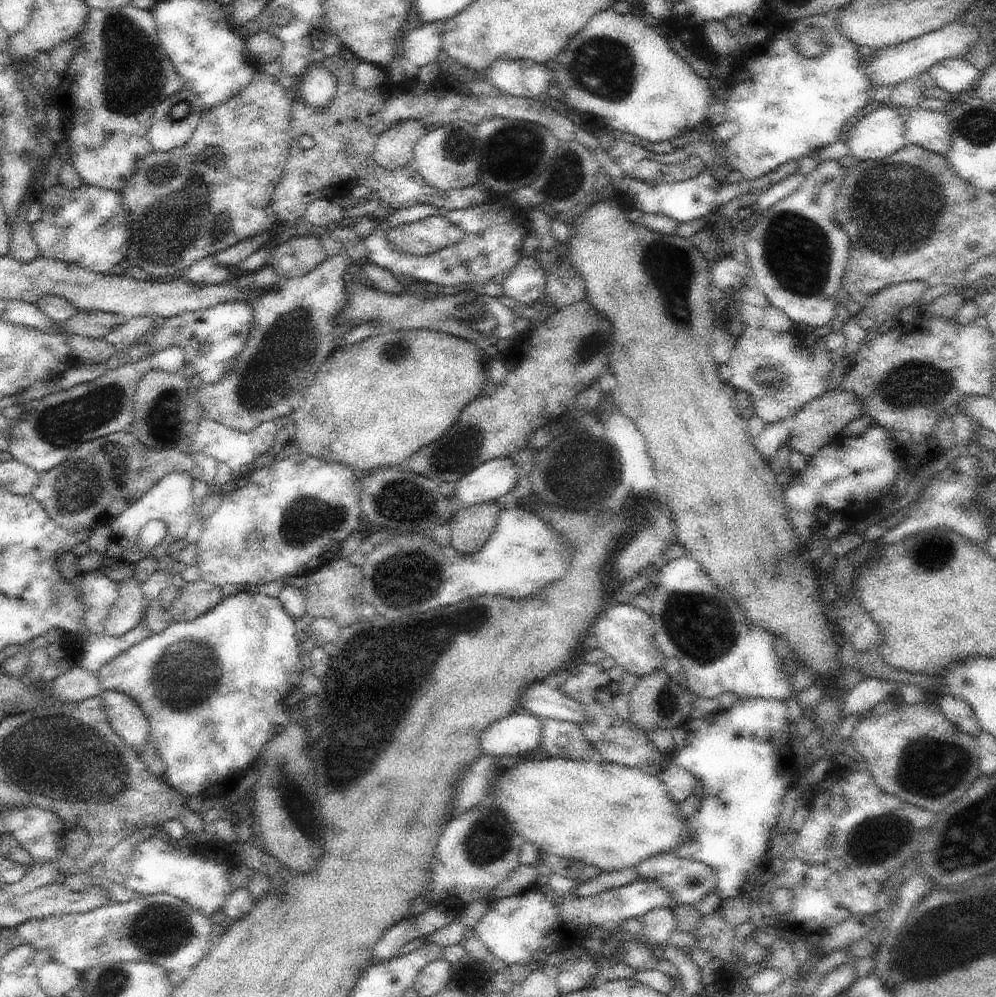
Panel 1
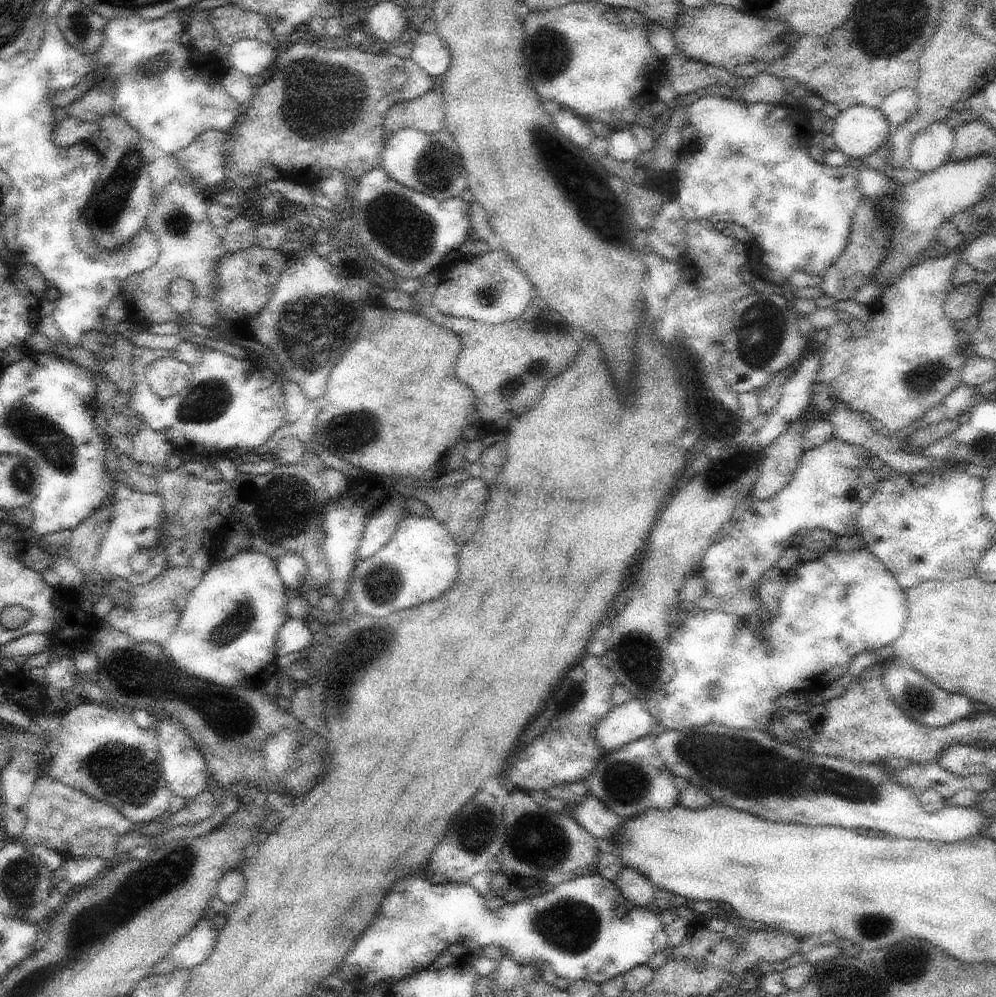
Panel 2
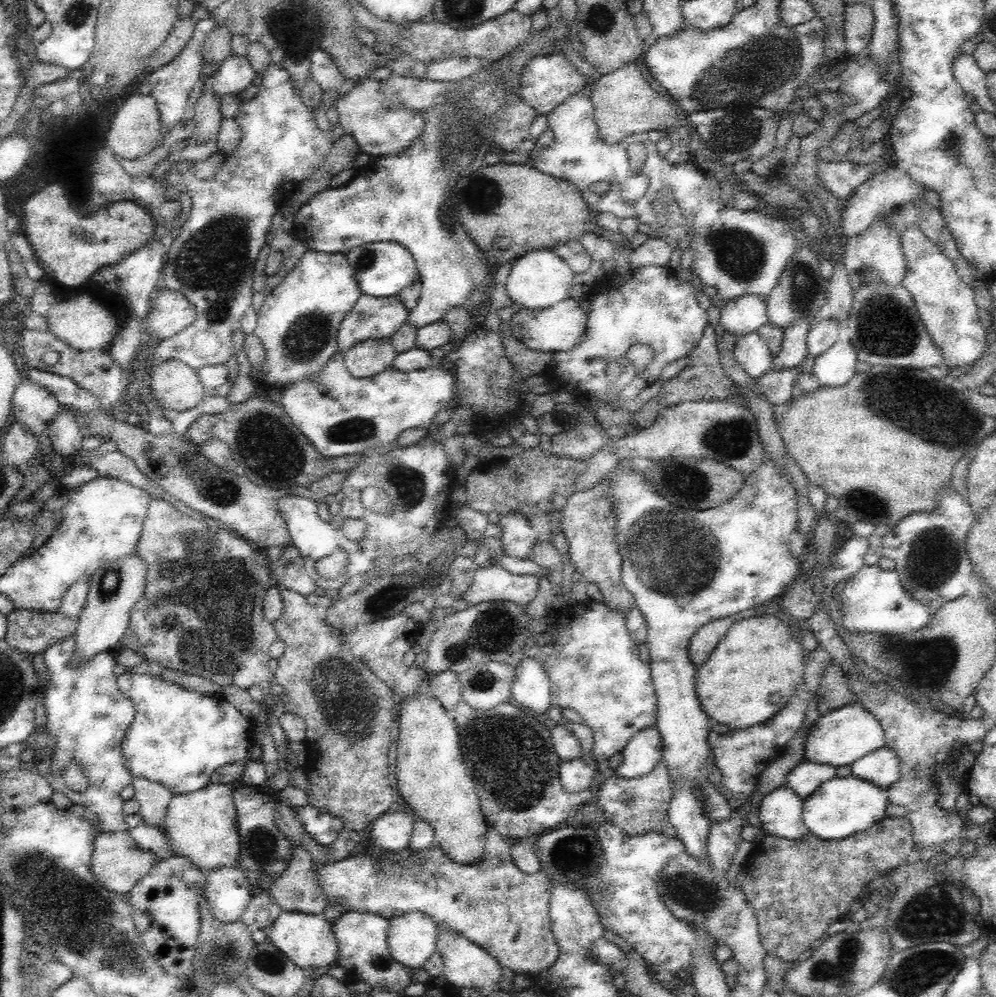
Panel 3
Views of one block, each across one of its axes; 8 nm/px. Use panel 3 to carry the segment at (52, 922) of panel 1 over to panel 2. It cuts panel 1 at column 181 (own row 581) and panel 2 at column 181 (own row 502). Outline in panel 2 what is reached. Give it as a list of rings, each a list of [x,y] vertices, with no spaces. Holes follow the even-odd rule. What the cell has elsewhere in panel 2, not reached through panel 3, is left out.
[[[203,917],[170,952],[174,965],[194,970],[212,954],[218,936],[213,920]]]

